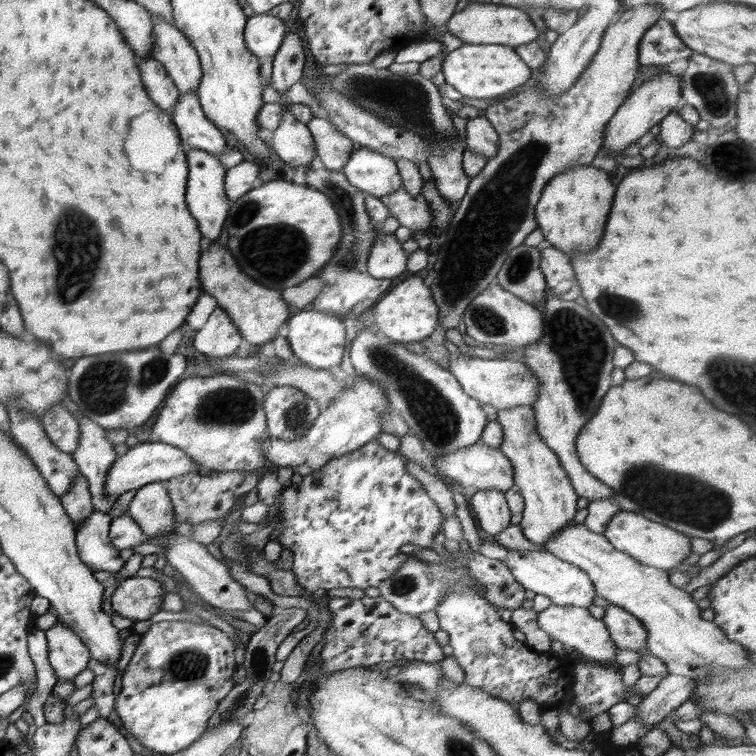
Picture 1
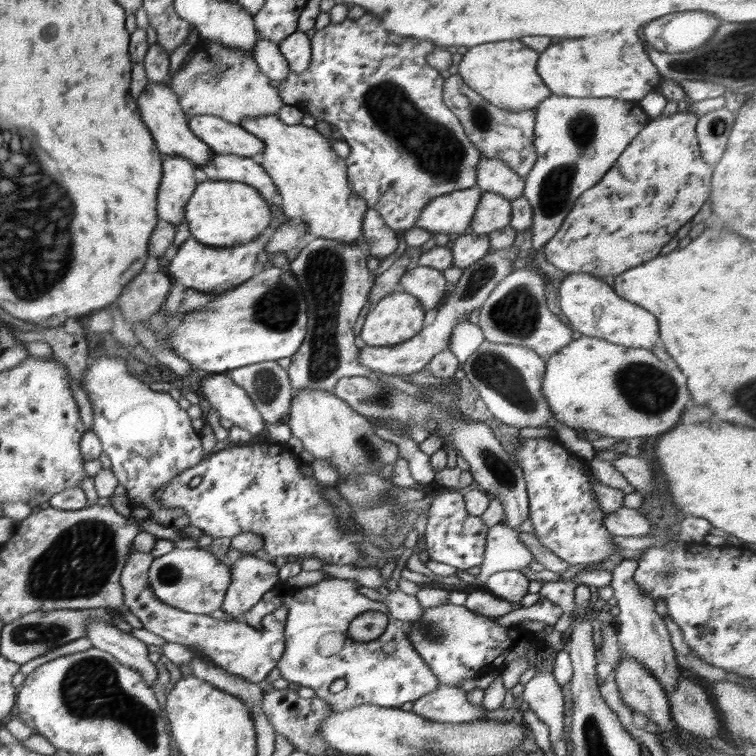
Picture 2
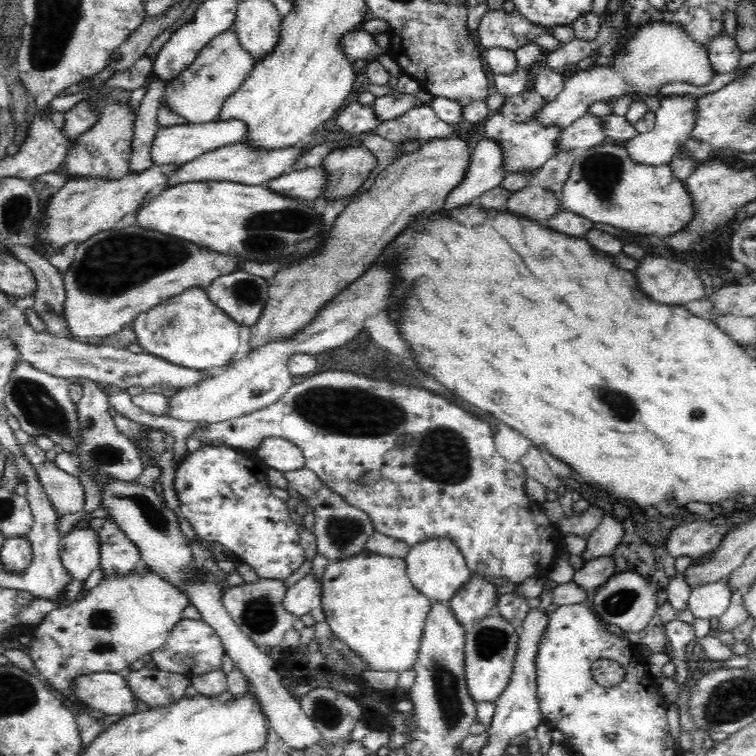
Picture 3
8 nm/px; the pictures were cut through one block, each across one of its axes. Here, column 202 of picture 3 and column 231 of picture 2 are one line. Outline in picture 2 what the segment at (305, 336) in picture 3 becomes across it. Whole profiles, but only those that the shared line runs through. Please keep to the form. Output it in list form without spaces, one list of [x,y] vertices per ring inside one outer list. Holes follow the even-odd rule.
[[[213,373],[200,382],[204,398],[209,401],[211,410],[217,417],[231,420],[252,435],[262,432],[264,419],[246,394],[228,374]]]

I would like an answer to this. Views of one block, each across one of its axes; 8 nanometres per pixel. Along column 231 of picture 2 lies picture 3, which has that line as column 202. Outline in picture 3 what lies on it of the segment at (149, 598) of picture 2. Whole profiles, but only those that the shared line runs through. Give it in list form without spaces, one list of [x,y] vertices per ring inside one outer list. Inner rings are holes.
[[[188,618],[180,619],[176,626],[170,629],[168,638],[163,646],[150,654],[158,669],[183,674],[189,679],[205,672],[222,669],[224,658],[226,658],[225,648],[214,628],[202,619]]]

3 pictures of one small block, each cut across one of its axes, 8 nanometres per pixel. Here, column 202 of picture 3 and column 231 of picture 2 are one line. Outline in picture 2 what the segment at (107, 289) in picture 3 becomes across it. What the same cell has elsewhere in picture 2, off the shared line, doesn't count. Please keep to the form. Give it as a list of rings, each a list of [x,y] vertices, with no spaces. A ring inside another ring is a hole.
[[[268,227],[254,240],[234,247],[213,247],[198,242],[190,236],[177,248],[174,259],[165,271],[176,282],[182,283],[185,288],[218,296],[254,277],[254,269],[258,260],[256,256],[266,248],[273,234],[274,230]]]

